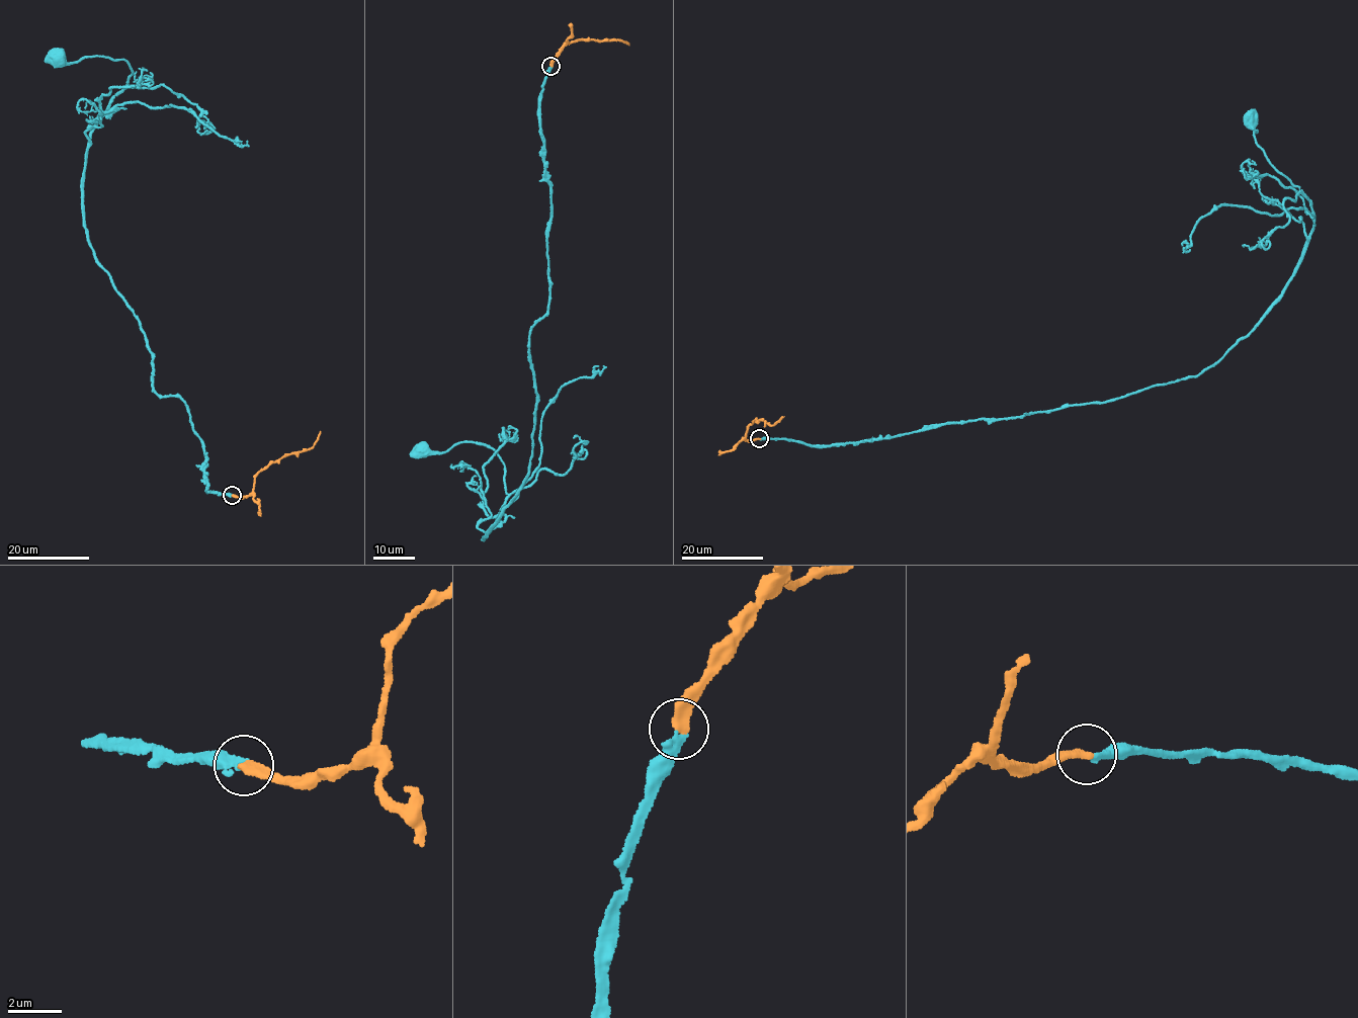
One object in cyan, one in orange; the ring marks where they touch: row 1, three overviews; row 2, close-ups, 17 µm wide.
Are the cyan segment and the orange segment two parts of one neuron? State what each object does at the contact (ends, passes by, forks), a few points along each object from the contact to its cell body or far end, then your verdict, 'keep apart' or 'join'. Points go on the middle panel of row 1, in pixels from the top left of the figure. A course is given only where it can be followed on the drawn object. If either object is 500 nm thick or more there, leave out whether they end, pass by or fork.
cyan ends there; orange ends there; cyan runs (550, 66), (529, 474), (482, 539), (508, 495), (504, 462), (474, 443), (419, 450); orange runs (550, 65), (565, 41), (620, 39), (628, 46); join

